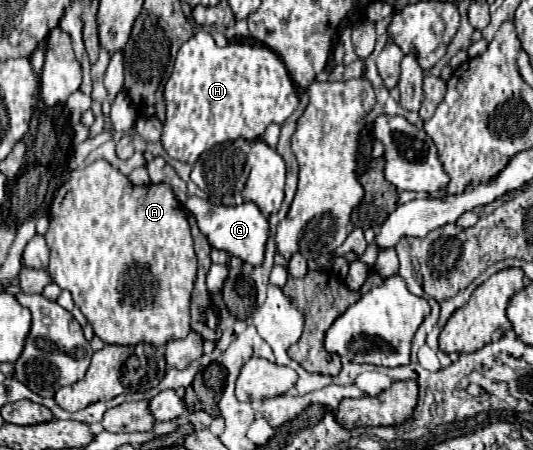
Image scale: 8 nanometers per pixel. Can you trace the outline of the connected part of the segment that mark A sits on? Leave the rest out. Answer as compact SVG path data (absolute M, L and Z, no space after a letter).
M100 158L82 170L72 170L72 178L56 190L50 208L50 228L44 238L50 248L48 272L52 280L72 294L74 304L88 318L94 334L106 344L136 346L138 342L148 342L164 346L170 340L188 336L196 254L188 216L170 184L132 186L128 176Z

